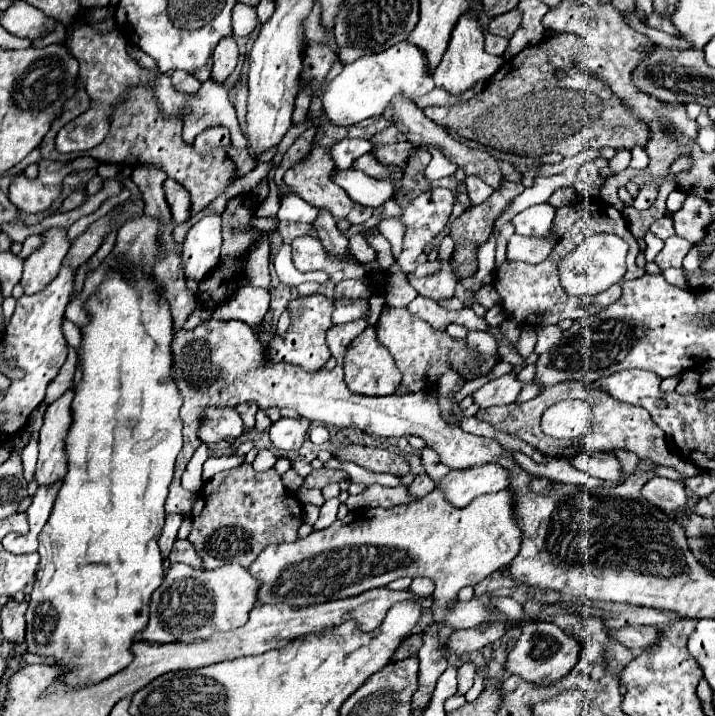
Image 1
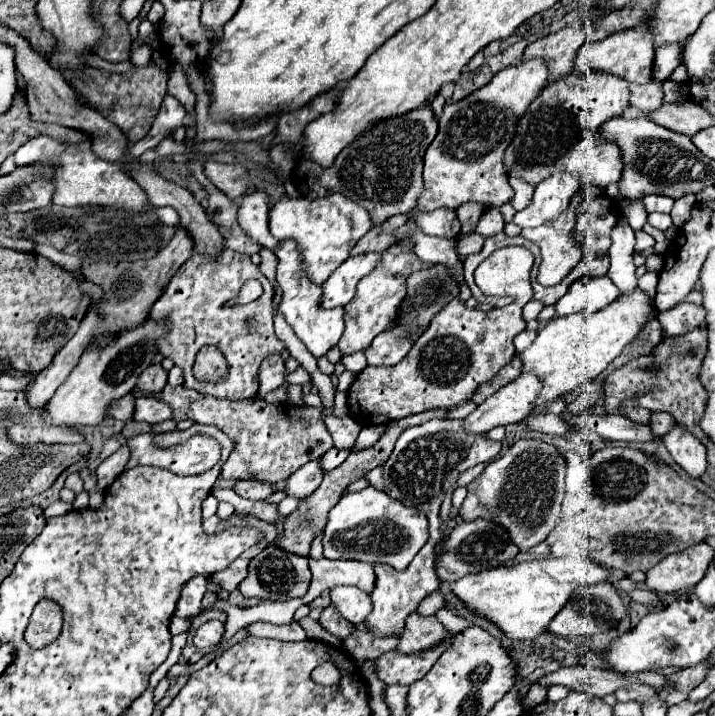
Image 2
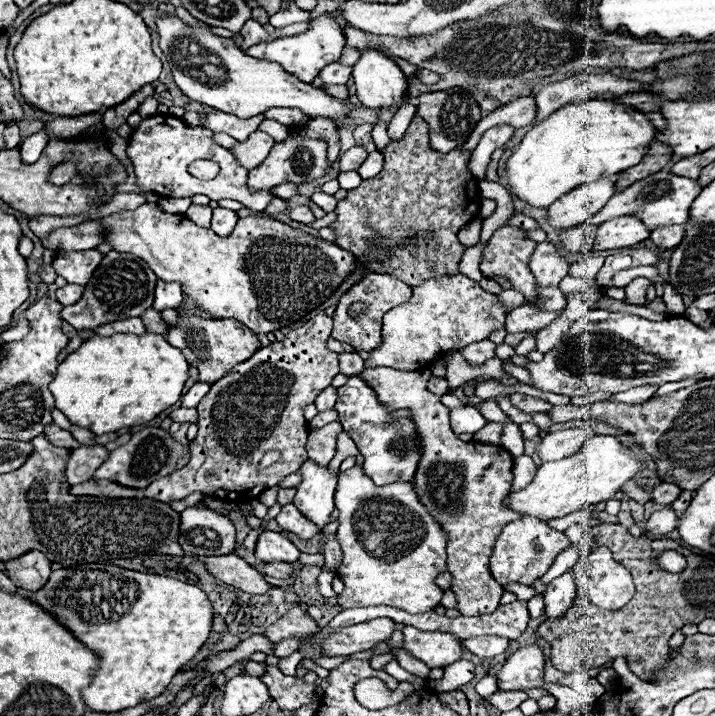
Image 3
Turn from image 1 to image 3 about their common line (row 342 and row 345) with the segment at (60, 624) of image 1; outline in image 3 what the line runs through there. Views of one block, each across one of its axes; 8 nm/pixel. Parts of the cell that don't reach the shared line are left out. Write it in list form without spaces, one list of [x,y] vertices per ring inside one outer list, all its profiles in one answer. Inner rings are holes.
[[[114,334],[86,340],[58,366],[50,390],[56,398],[56,408],[72,424],[88,428],[94,434],[106,434],[154,420],[178,402],[186,380],[188,362],[164,336],[140,334],[138,338],[130,338]]]

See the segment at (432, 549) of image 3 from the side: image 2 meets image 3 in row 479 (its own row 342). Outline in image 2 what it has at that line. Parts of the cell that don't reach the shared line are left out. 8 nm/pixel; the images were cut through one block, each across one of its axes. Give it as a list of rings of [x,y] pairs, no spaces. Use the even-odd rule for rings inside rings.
[[[392,244],[390,248],[384,250],[382,262],[374,268],[372,274],[364,276],[358,282],[358,292],[356,296],[344,306],[344,320],[346,320],[346,330],[338,342],[338,348],[344,354],[352,354],[358,350],[364,350],[370,346],[374,336],[378,336],[382,330],[388,330],[394,324],[396,312],[398,312],[398,302],[402,302],[406,294],[406,278],[408,274],[416,270],[424,270],[428,264],[418,260],[418,256],[398,244]]]

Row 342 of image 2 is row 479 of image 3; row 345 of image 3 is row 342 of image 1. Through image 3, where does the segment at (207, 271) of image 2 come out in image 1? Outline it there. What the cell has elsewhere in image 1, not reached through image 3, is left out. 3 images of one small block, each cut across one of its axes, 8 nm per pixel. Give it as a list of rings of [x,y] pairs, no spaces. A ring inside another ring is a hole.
[[[312,294],[312,296],[302,296],[292,300],[288,304],[288,310],[292,314],[292,324],[286,332],[286,338],[280,338],[280,336],[270,338],[268,360],[290,362],[290,364],[302,366],[308,372],[318,372],[320,368],[324,368],[326,360],[330,358],[330,348],[326,344],[326,330],[332,326],[334,302],[322,294]]]

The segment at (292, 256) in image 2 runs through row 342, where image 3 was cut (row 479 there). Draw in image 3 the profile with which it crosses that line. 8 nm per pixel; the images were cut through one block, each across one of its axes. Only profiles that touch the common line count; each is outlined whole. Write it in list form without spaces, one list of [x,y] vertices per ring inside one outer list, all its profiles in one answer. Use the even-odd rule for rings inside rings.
[[[306,460],[300,468],[302,482],[298,484],[298,492],[294,496],[294,506],[312,520],[320,530],[330,524],[330,512],[334,510],[334,488],[336,474],[328,472],[328,468],[318,468],[312,460]]]

